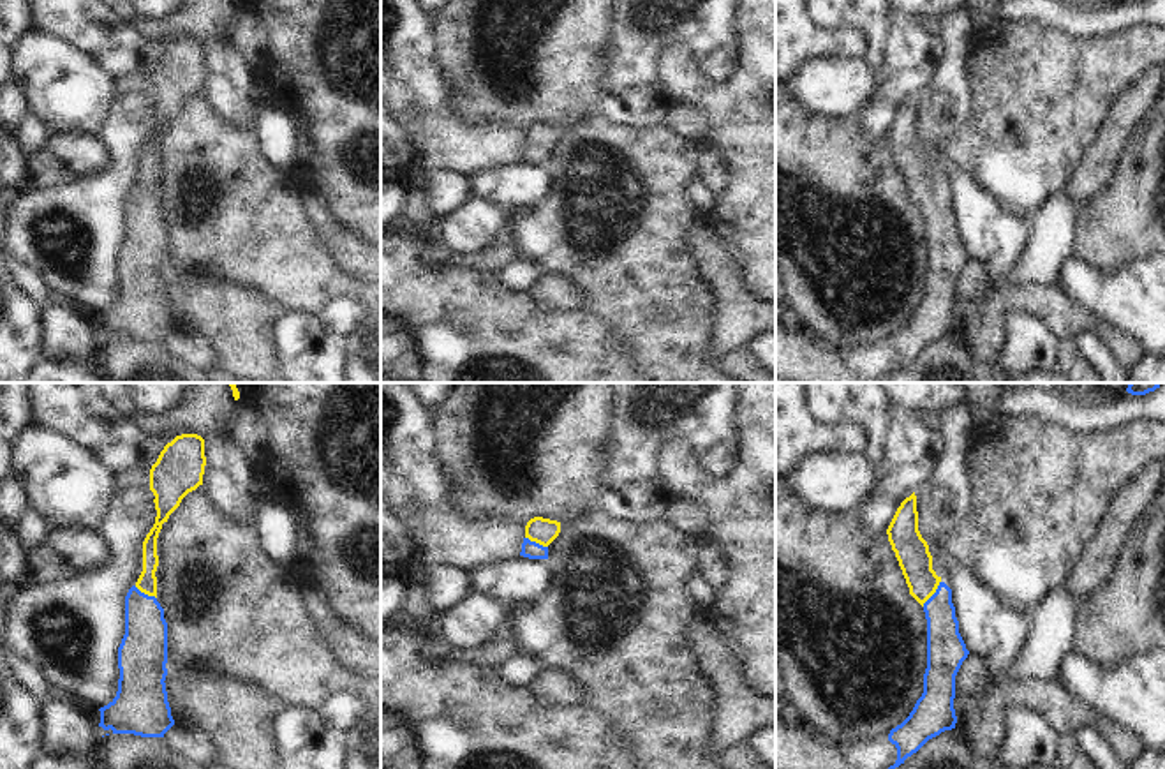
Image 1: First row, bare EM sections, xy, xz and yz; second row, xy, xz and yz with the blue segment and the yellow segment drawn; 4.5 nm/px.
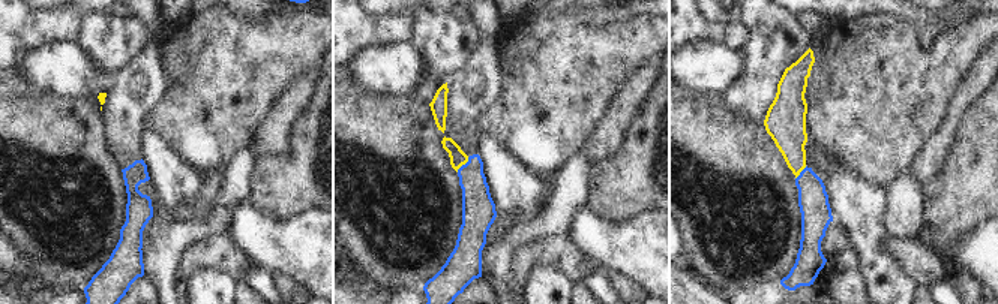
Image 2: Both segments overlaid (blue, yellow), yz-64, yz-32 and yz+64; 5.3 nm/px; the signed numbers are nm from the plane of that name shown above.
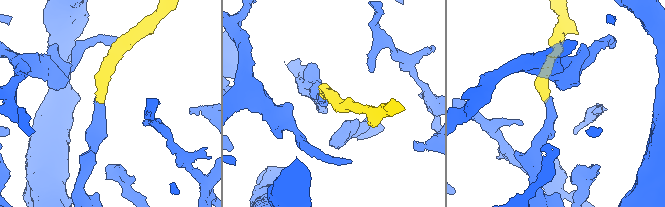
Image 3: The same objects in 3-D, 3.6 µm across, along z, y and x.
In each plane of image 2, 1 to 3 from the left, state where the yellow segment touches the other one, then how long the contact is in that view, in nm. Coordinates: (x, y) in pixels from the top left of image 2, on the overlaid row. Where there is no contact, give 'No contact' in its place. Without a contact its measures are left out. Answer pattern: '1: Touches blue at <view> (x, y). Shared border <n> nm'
1: No contact
2: Touches blue at yz-32 (462, 165). Shared border 100 nm
3: Touches blue at yz+64 (800, 172). Shared border 90 nm

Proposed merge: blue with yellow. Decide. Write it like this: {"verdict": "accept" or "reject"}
{"verdict": "accept"}

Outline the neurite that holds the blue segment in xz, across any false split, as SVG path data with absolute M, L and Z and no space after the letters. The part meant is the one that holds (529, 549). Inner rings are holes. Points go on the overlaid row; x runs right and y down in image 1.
M534 517L525 526L520 556L529 559L548 559L548 545L559 536L560 522Z

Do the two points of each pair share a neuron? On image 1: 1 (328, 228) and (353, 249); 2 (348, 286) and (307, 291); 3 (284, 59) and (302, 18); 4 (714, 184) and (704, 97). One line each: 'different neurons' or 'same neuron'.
1: same neuron
2: same neuron
3: same neuron
4: different neurons

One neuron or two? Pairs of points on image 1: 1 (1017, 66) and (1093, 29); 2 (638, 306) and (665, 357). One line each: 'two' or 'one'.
1: two
2: one

